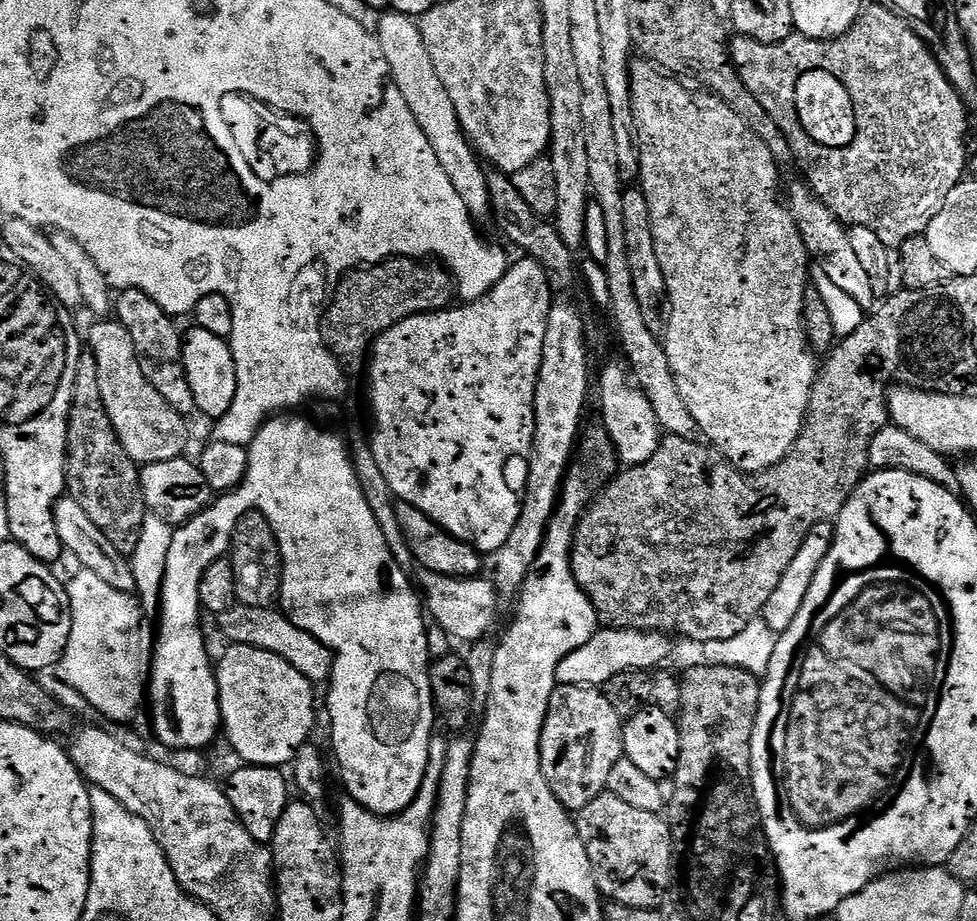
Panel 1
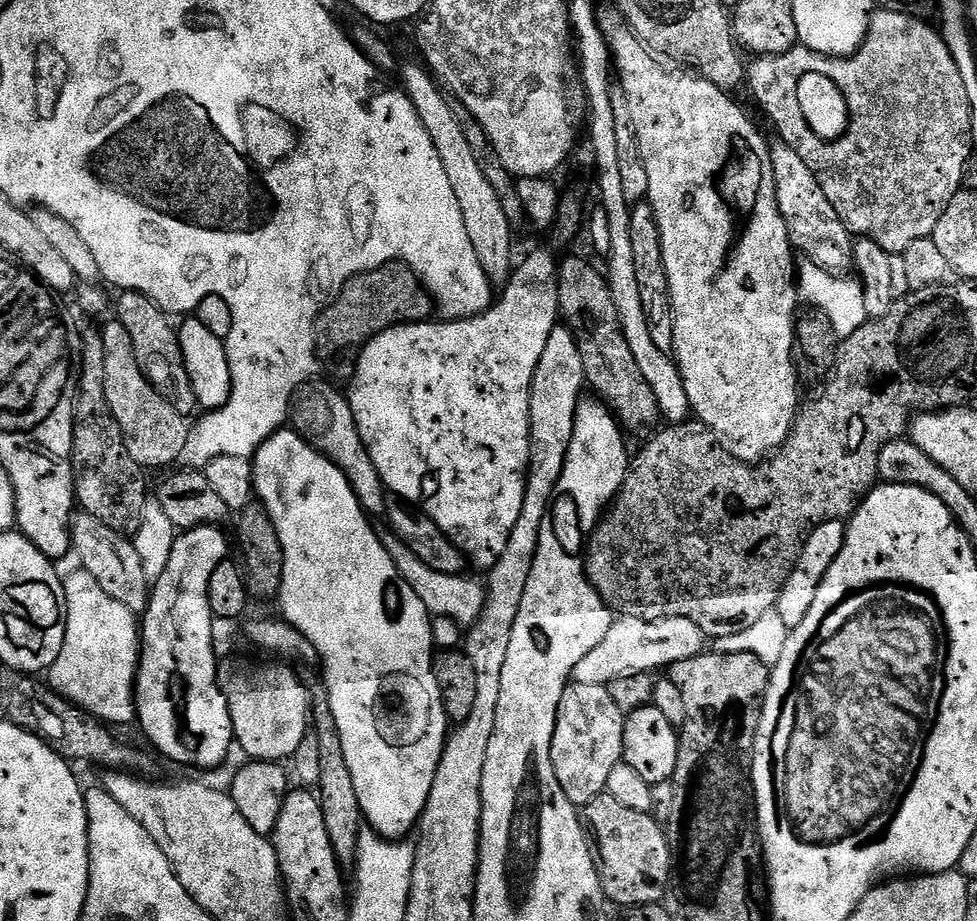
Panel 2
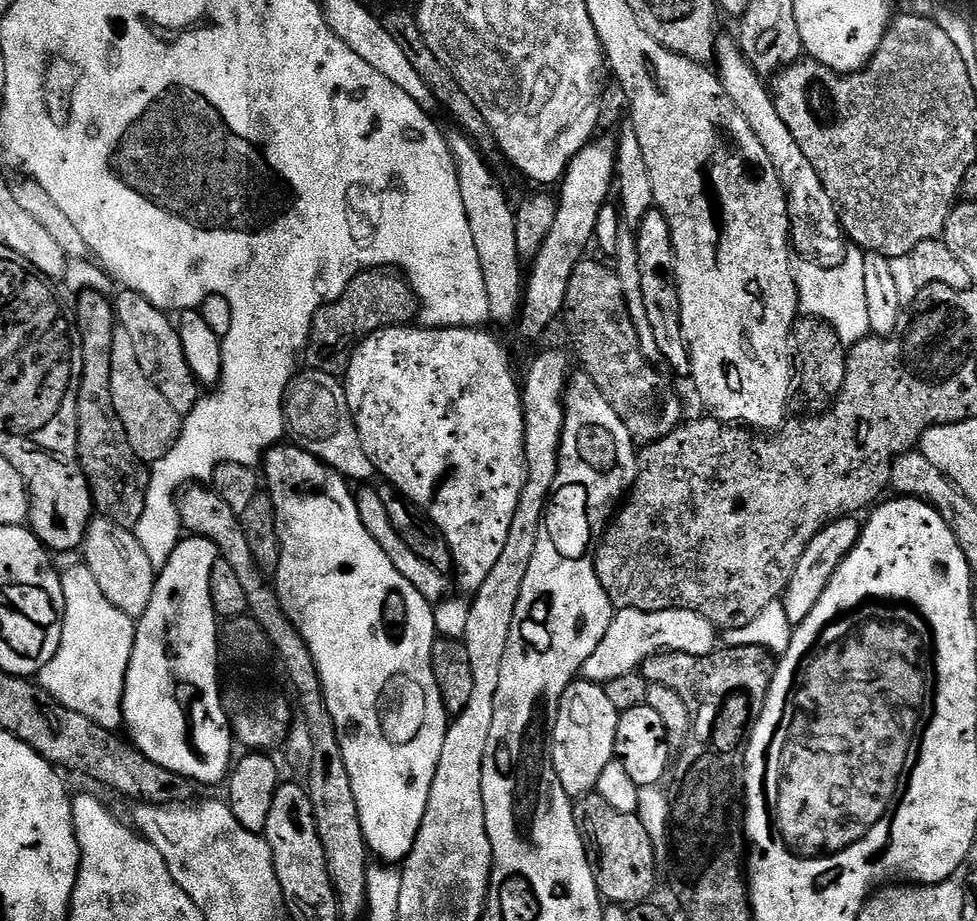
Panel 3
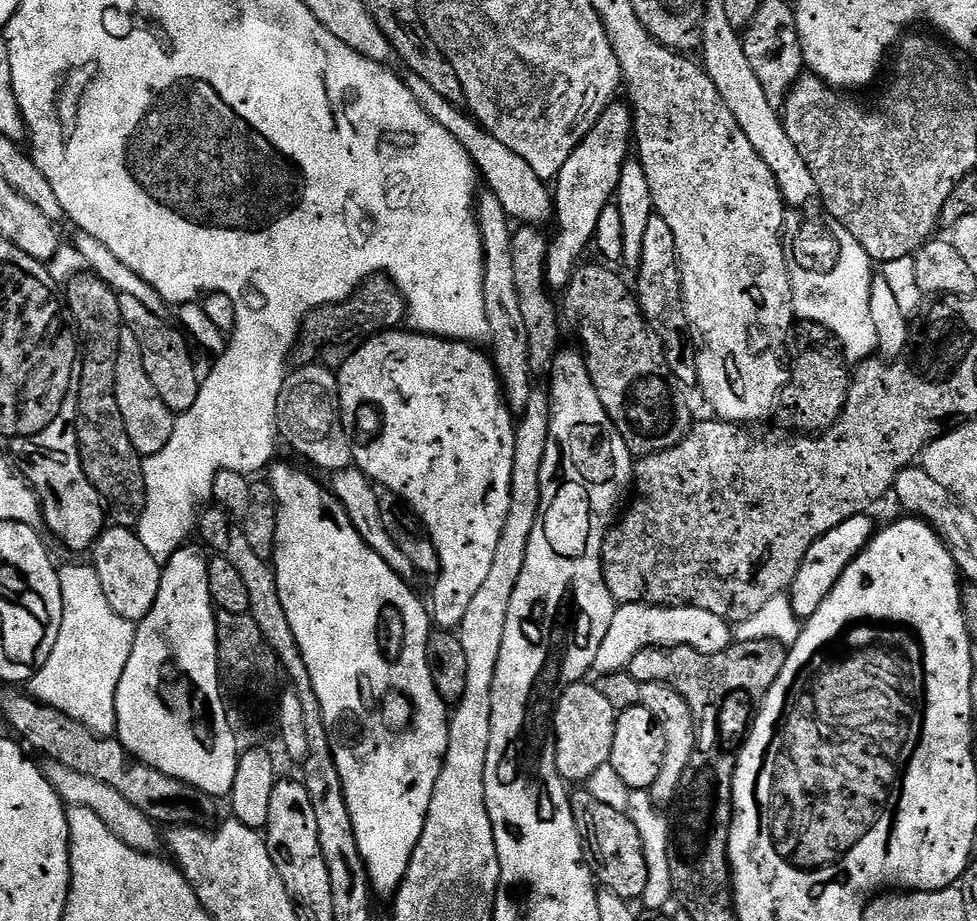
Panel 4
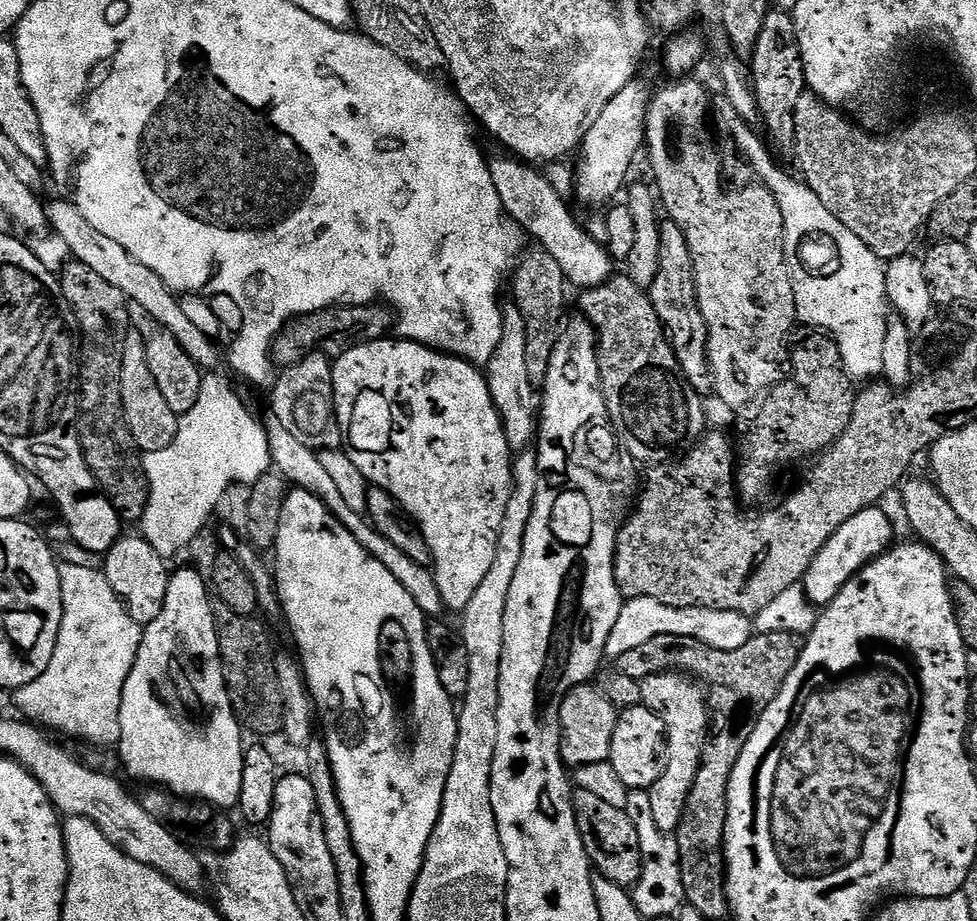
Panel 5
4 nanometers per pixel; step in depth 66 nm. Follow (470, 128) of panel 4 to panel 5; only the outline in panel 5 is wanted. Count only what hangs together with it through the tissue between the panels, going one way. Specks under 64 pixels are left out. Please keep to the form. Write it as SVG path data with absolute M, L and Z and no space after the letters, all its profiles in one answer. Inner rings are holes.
M493 155L488 161L488 169L494 178L498 196L502 198L504 213L519 228L524 229L531 239L533 236L536 239L533 241L547 250L554 262L558 262L558 266L562 266L562 274L571 287L573 284L576 290L583 290L607 284L614 275L614 261L607 247L595 235L589 234L586 228L584 233L583 226L572 217L572 212L568 209L568 204L564 201L567 199L561 192L554 190L551 179L545 173L544 176L540 173L543 171L519 158L503 155Z

